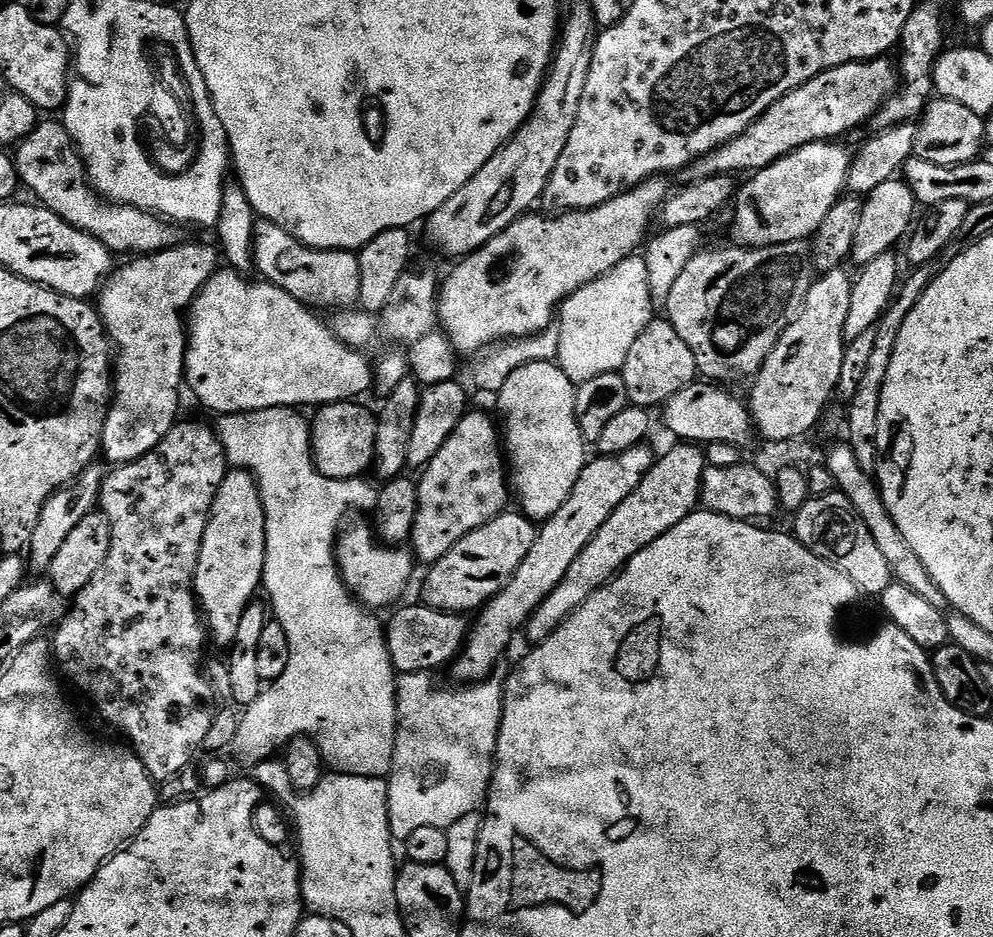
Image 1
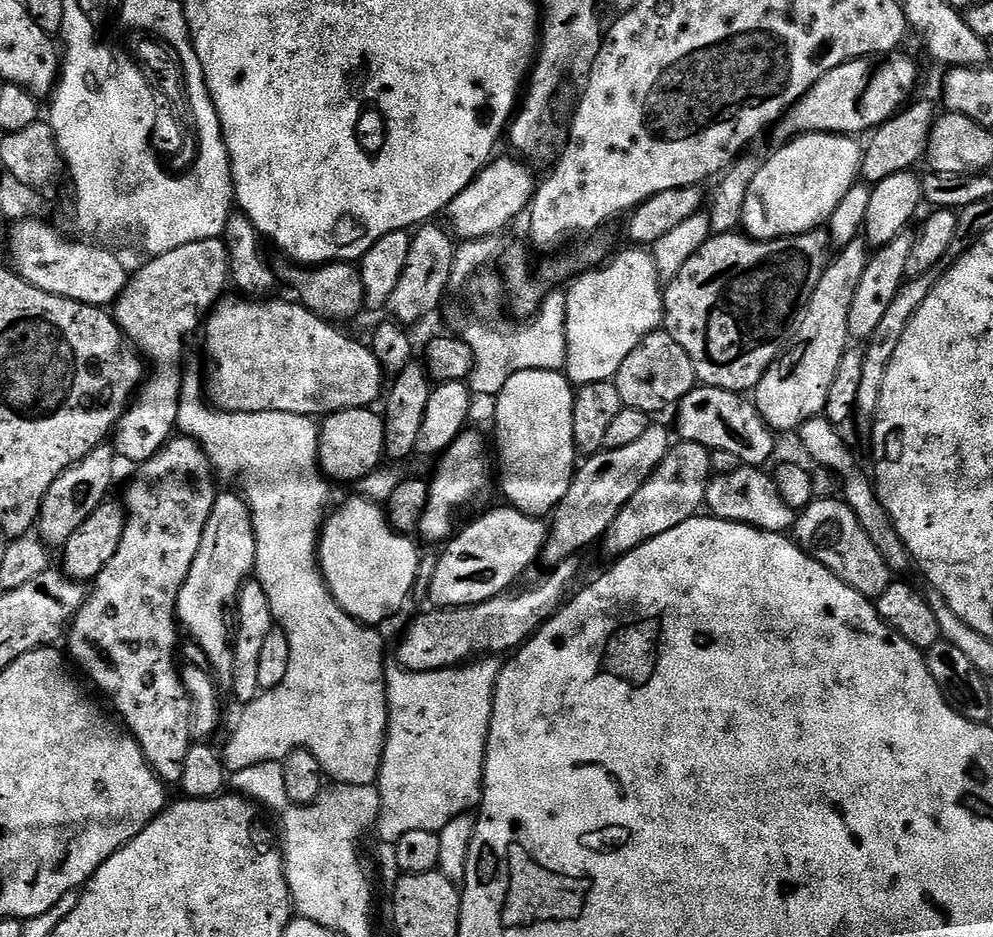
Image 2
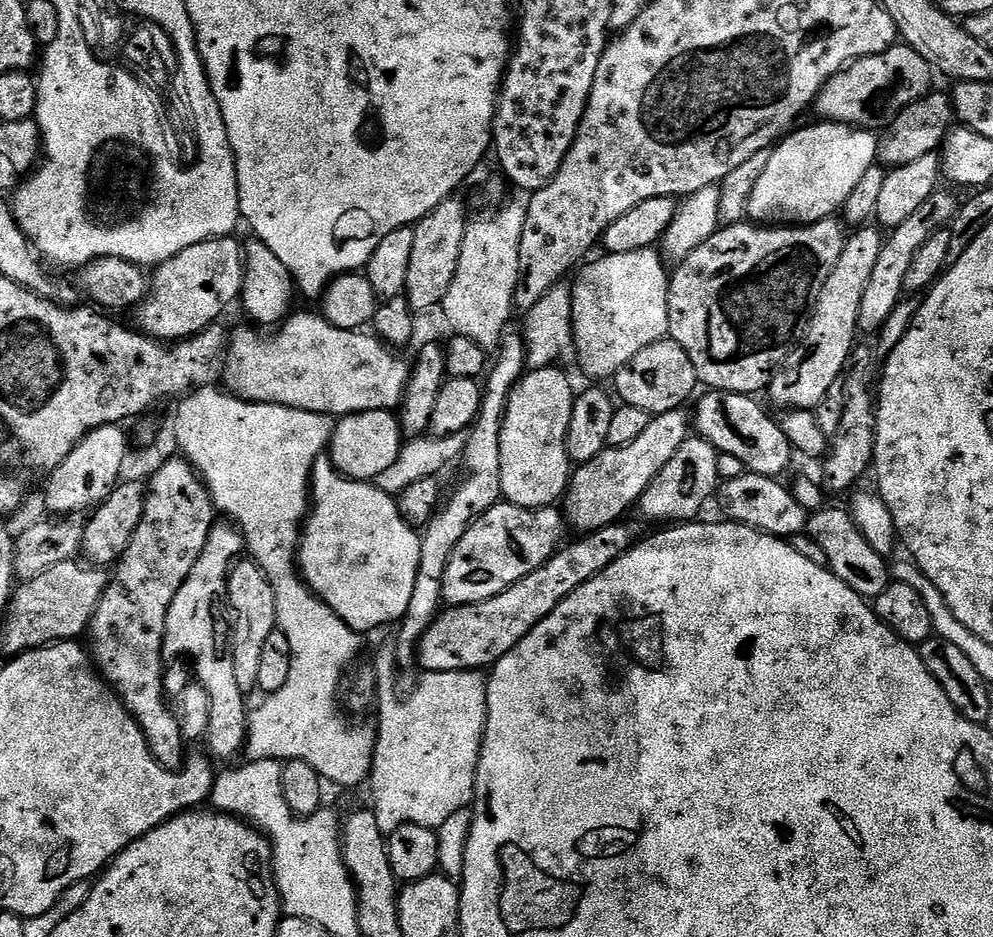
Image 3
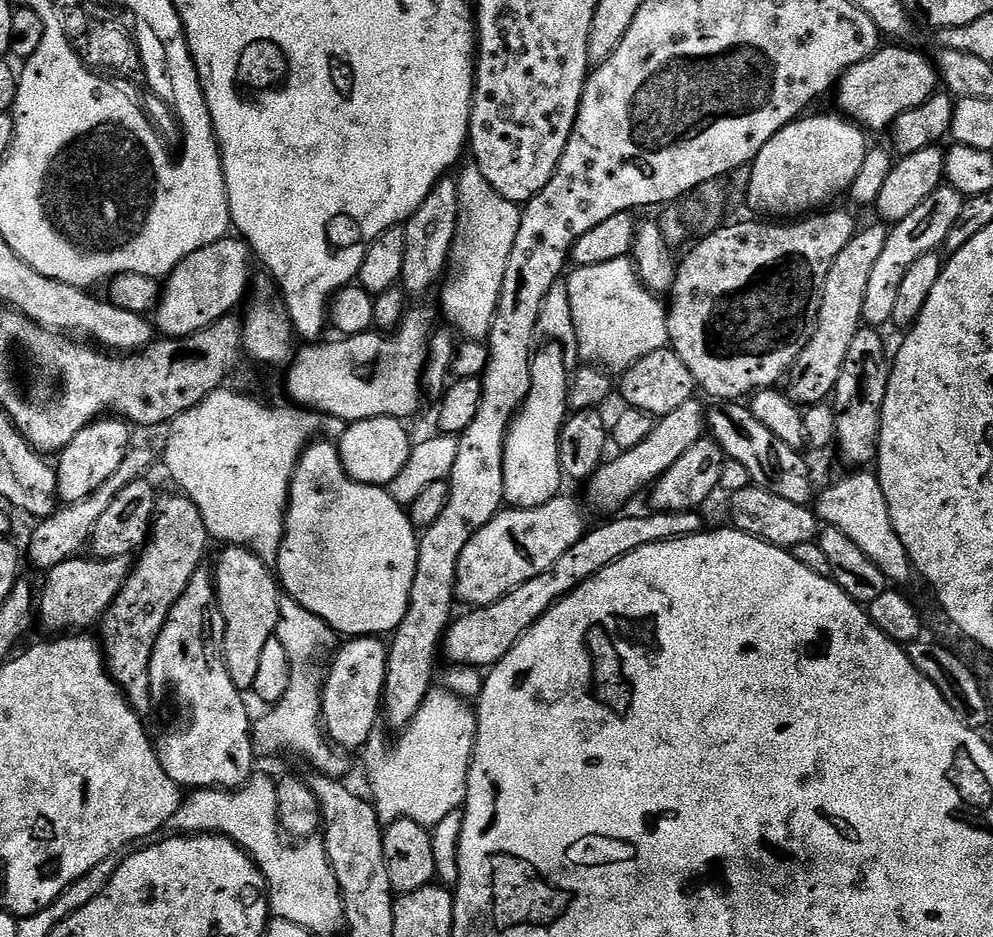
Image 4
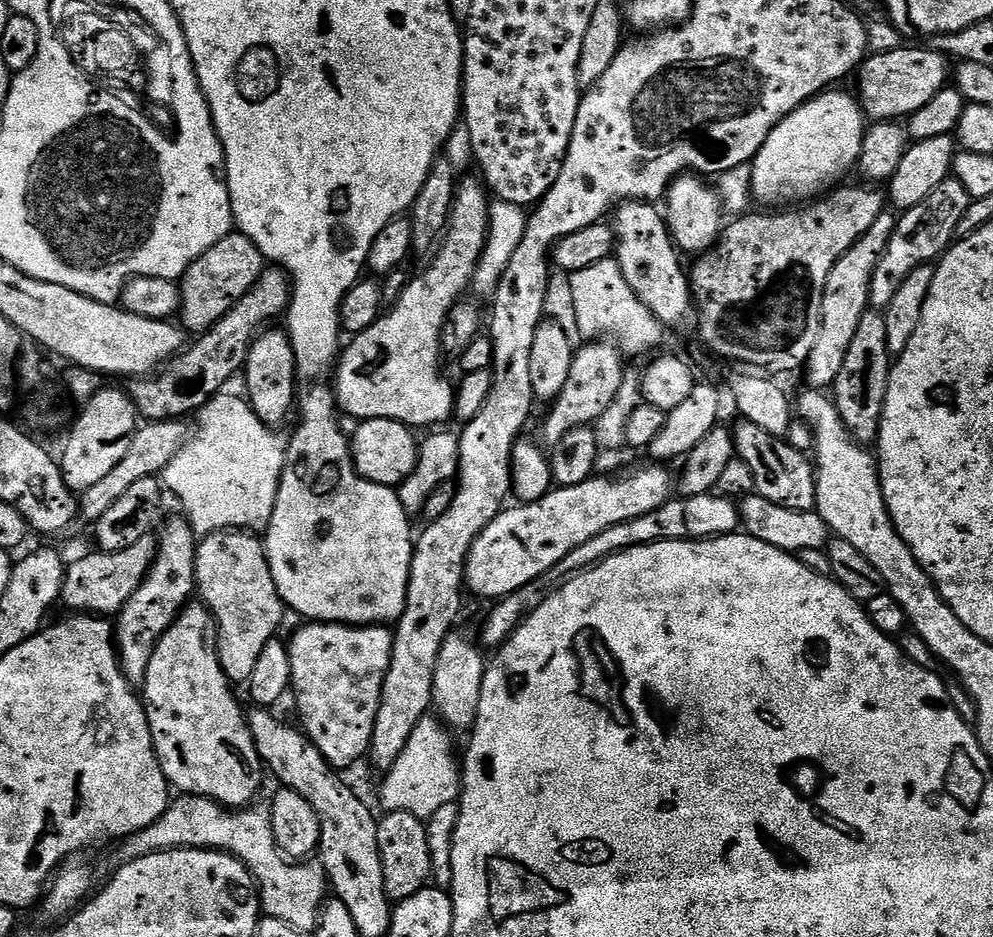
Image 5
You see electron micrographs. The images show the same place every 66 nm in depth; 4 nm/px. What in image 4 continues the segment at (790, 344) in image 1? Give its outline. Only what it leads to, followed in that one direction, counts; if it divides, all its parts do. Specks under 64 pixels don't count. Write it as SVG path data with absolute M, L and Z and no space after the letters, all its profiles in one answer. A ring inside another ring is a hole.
M875 223L869 228L861 227L853 234L850 242L842 246L842 254L834 258L830 274L826 274L826 282L820 289L816 329L786 373L786 395L797 406L825 403L836 390L838 374L842 374L842 362L846 362L846 349L862 326L862 298L866 298L868 279L886 246L890 231L887 223Z

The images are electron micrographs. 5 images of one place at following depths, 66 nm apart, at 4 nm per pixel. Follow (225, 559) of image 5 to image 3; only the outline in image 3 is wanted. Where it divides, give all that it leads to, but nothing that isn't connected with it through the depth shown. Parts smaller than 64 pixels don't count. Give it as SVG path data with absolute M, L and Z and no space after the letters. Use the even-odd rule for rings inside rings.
M244 558L232 565L232 571L228 573L226 604L231 609L230 651L234 662L234 679L238 682L238 690L252 694L257 691L260 655L266 638L270 638L270 634L277 631L274 590L255 560Z

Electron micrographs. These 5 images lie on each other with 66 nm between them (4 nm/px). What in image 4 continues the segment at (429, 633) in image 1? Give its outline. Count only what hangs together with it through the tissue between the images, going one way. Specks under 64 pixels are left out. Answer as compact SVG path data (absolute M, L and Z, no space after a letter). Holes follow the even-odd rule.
M652 510L649 513L649 516L620 514L615 518L605 519L608 521L598 525L597 528L589 527L583 538L574 542L574 546L566 550L566 554L562 554L558 562L554 562L551 570L538 574L538 578L530 578L530 582L522 582L522 586L510 590L492 604L473 607L465 616L457 615L444 633L443 659L445 656L446 659L453 660L453 665L456 666L487 670L502 658L506 658L506 654L510 654L518 638L522 638L522 634L526 634L526 630L530 630L530 626L534 626L534 622L538 622L538 618L542 618L546 610L553 608L579 584L594 578L594 574L606 570L606 566L618 562L618 558L642 546L697 536L706 528L703 518L699 516L701 513L696 510L690 512Z

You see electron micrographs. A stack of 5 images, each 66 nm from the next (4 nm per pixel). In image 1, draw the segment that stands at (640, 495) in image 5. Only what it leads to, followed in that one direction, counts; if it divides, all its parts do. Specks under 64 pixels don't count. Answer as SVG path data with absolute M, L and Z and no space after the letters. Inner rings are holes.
M505 510L486 522L486 526L466 534L466 538L462 538L454 550L447 552L437 564L427 569L423 603L437 608L439 612L457 614L472 614L483 608L502 591L506 582L510 582L514 570L522 566L522 558L530 554L537 531L537 525L527 516L516 510Z

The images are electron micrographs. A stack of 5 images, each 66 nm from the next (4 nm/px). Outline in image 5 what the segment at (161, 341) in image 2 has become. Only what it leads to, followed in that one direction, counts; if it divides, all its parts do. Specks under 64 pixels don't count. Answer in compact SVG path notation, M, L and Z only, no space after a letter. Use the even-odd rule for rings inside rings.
M239 230L229 232L226 238L222 238L222 242L192 261L179 281L179 323L189 333L207 332L255 286L256 279L264 273L265 267L264 255L258 250L258 246L254 246L254 242L250 242L250 238L246 238Z

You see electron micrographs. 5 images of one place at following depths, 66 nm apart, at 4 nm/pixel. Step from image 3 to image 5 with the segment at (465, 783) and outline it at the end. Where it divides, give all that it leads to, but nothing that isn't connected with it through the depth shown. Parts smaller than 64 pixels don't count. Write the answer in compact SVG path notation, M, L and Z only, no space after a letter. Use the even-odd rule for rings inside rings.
M427 716L419 720L405 750L383 777L382 804L387 813L412 813L418 819L427 821L436 816L445 805L457 801L462 778L450 738L451 733L437 717Z

